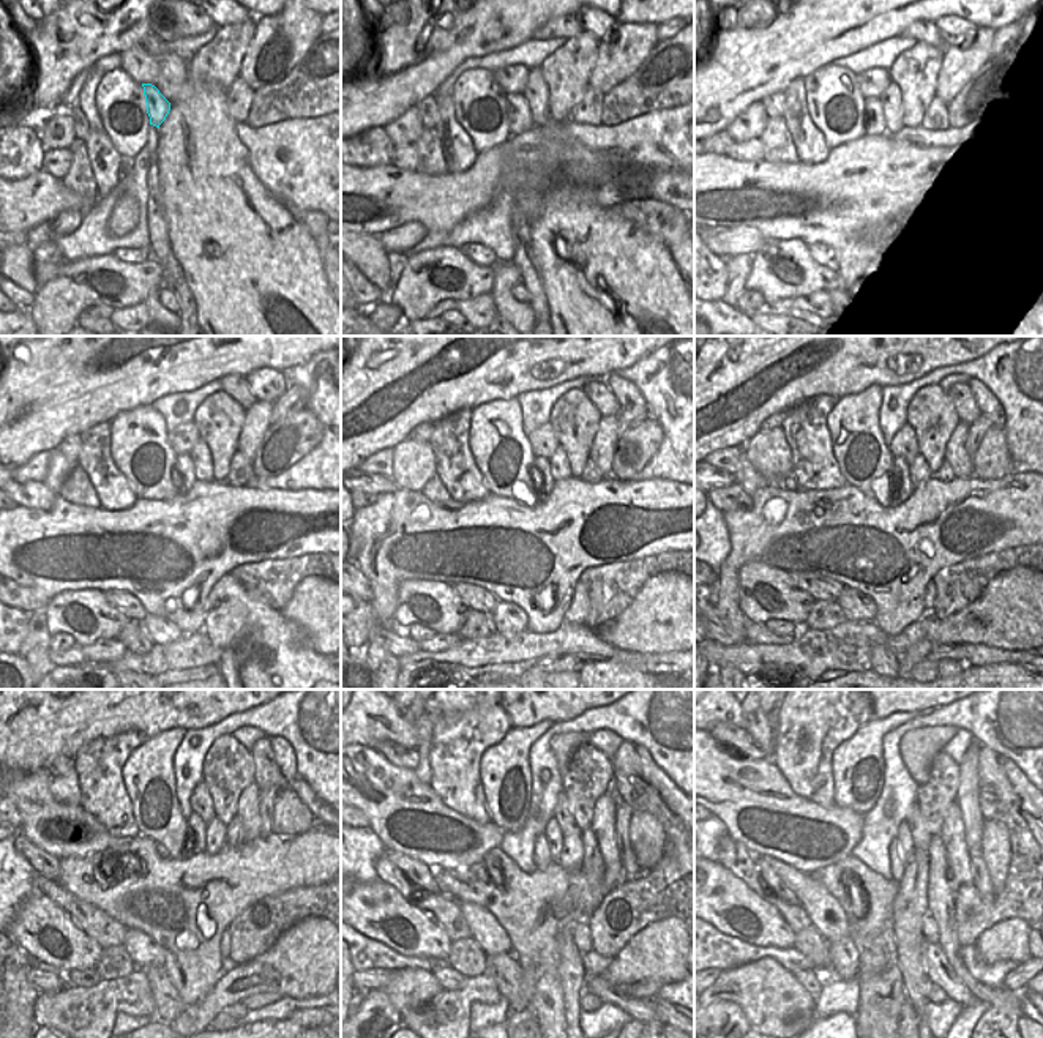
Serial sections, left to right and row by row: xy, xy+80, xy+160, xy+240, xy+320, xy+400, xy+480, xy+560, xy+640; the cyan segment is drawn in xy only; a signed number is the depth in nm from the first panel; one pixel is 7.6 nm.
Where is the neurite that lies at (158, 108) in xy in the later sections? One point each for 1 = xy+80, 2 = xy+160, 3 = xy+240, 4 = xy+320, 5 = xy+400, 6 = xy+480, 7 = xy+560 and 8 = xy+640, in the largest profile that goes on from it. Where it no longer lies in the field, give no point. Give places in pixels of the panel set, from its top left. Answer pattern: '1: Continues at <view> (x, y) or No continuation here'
1: Continues at xy+80 (518, 112)
2: Continues at xy+160 (874, 122)
3: Continues at xy+240 (183, 475)
4: Continues at xy+320 (545, 480)
5: Continues at xy+400 (900, 469)
6: Continues at xy+480 (198, 828)
7: Continues at xy+560 (553, 833)
8: Continues at xy+640 (904, 836).

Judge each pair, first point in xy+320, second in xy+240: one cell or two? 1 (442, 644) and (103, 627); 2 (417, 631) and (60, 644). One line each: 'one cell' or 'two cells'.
1: two cells
2: one cell

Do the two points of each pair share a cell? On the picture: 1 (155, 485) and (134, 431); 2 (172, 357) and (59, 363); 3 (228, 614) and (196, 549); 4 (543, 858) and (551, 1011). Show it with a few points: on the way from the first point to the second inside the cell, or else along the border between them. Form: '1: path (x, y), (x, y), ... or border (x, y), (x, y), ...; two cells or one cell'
1: path (149, 472), (147, 459), (139, 444); one cell
2: path (144, 357), (134, 357), (120, 368), (87, 371); one cell
3: border (229, 571), (212, 587); two cells
4: border (553, 860), (537, 869); two cells

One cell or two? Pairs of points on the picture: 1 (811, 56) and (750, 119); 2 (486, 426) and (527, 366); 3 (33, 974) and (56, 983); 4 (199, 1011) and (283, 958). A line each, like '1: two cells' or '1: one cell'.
1: two cells
2: two cells
3: one cell
4: one cell

